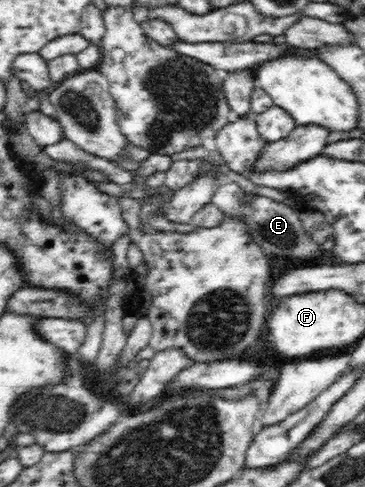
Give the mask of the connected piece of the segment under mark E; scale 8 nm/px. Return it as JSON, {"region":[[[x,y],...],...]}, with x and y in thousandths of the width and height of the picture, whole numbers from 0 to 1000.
{"region":[[[633,374],[625,378],[603,380],[589,394],[589,400],[578,407],[578,417],[595,423],[625,446],[658,446],[674,462],[679,462],[679,474],[696,487],[704,503],[718,507],[718,515],[734,522],[756,522],[756,526],[773,526],[792,534],[860,534],[877,536],[885,524],[901,524],[882,511],[882,503],[871,503],[844,478],[838,470],[827,466],[827,454],[819,446],[819,427],[800,429],[792,421],[770,415],[756,415],[734,405],[699,400],[685,415],[671,411],[666,402],[666,390],[649,376]]]}

